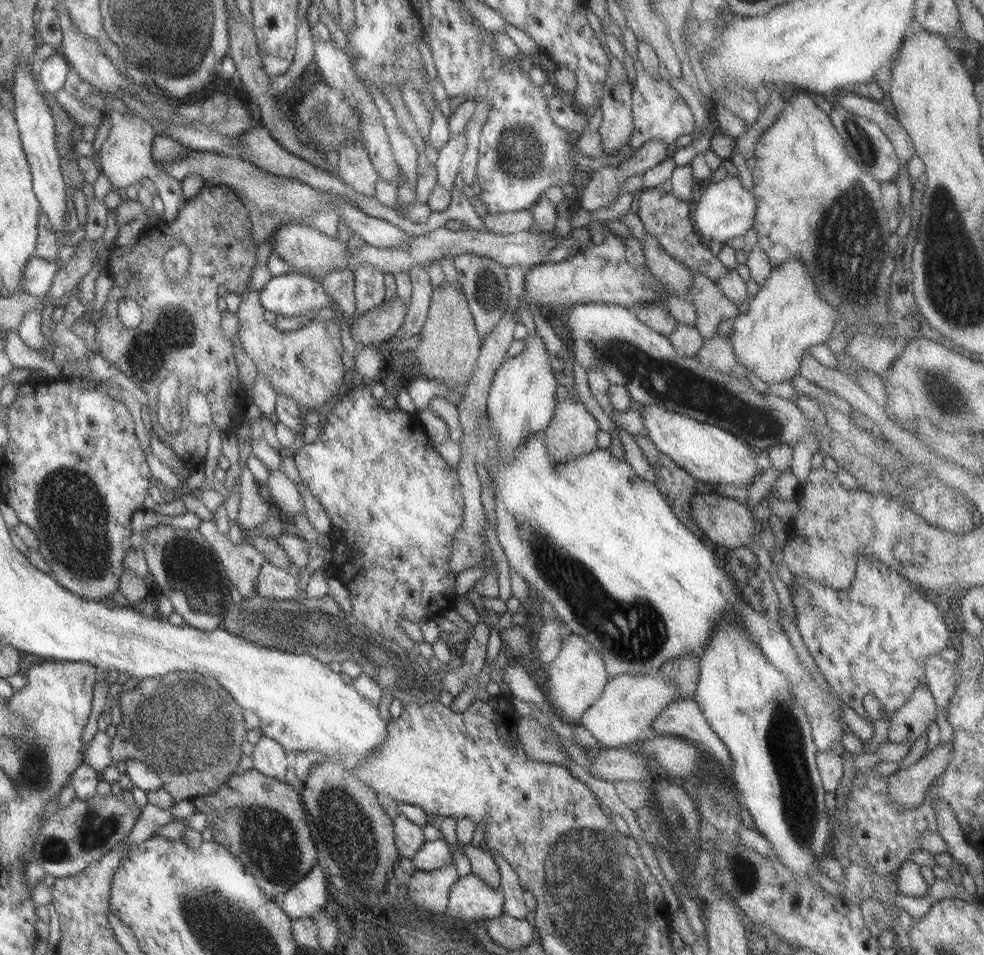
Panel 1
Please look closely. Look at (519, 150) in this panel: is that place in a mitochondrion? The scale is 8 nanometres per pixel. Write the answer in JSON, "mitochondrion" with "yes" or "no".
{"mitochondrion":"yes"}

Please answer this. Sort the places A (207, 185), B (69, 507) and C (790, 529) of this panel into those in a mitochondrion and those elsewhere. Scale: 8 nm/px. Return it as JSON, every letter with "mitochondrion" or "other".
{"A":"other","B":"mitochondrion","C":"other"}

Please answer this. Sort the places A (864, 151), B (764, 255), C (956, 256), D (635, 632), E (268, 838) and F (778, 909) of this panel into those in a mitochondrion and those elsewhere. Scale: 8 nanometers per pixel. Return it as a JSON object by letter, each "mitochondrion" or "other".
{"A":"mitochondrion","B":"other","C":"mitochondrion","D":"mitochondrion","E":"mitochondrion","F":"other"}

